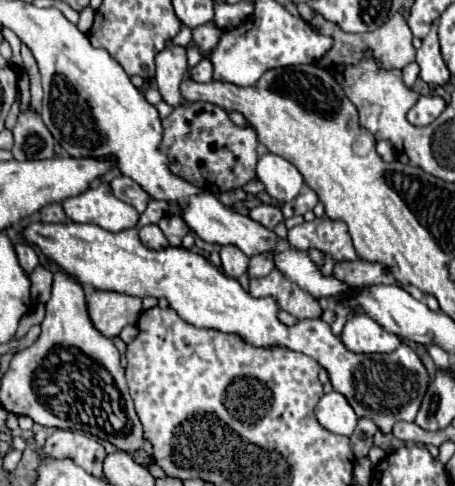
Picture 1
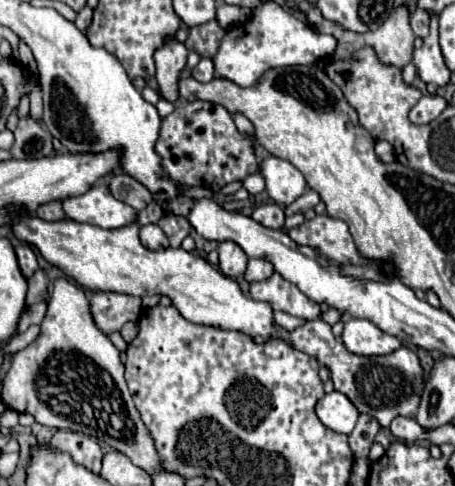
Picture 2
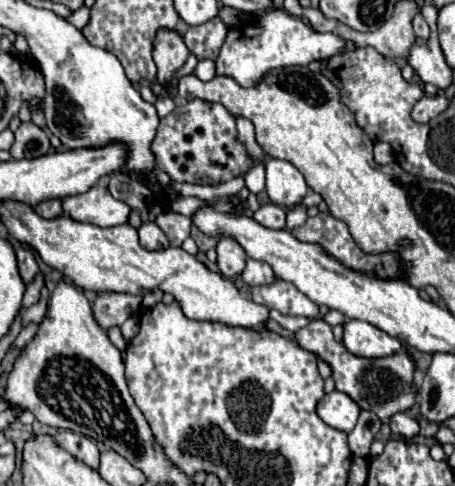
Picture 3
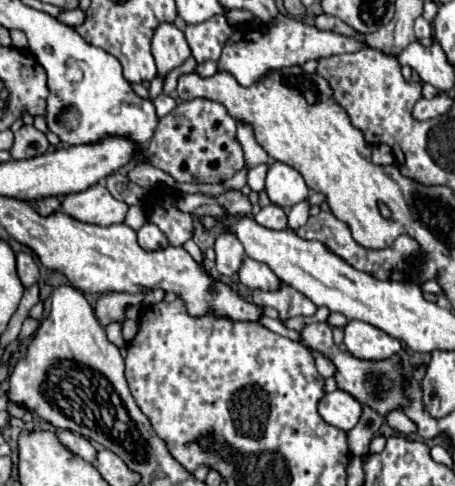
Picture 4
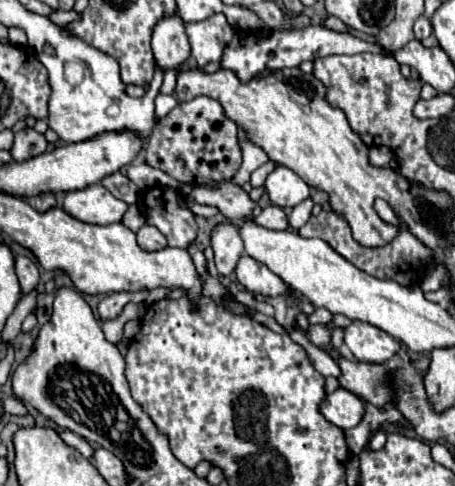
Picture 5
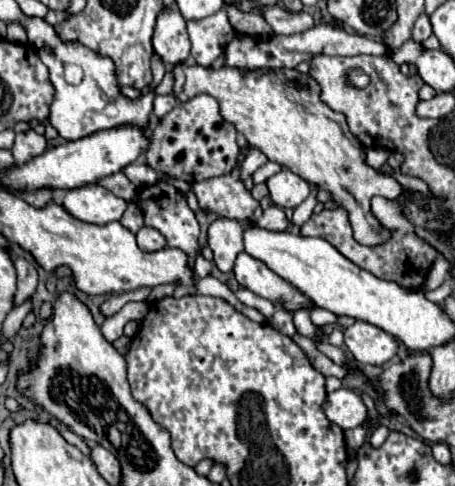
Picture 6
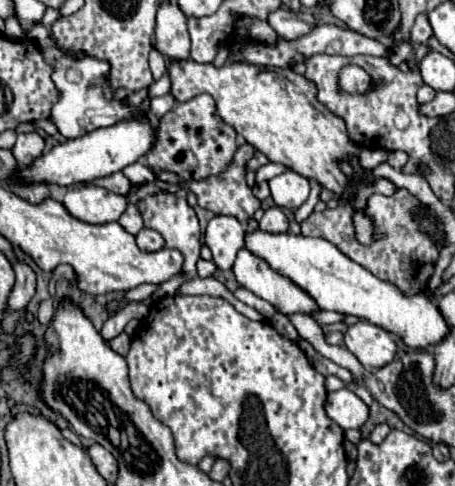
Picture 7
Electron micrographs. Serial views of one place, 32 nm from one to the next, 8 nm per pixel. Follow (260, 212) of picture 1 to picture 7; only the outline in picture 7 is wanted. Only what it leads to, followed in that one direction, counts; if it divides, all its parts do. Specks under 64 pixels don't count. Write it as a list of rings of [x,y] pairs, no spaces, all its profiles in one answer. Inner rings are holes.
[[[274,206],[274,208],[268,208],[260,220],[260,230],[264,232],[270,232],[270,234],[282,234],[288,230],[288,218],[286,214]]]

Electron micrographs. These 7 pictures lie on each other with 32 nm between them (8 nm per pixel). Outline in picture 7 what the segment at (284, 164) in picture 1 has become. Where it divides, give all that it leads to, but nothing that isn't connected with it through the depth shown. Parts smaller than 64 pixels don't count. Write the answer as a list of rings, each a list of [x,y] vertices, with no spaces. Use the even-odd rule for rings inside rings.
[[[286,170],[284,174],[272,178],[268,184],[270,184],[272,198],[280,208],[296,210],[306,202],[308,194],[310,194],[308,178],[300,176],[298,172],[292,172],[292,170]]]

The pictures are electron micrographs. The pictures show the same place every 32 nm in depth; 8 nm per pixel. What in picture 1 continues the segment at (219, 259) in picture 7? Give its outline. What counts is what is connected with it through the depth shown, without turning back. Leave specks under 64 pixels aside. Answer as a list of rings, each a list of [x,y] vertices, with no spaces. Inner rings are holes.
[[[220,246],[220,260],[222,260],[222,272],[232,278],[240,278],[248,270],[250,258],[240,252],[236,246]]]

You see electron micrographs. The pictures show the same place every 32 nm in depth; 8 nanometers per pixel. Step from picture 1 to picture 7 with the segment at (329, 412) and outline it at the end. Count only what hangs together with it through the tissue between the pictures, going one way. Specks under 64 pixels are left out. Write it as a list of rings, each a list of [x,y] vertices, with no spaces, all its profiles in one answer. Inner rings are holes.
[[[342,388],[328,394],[326,414],[342,430],[350,430],[350,428],[360,428],[366,424],[370,416],[370,408],[354,392],[350,392],[348,388]]]

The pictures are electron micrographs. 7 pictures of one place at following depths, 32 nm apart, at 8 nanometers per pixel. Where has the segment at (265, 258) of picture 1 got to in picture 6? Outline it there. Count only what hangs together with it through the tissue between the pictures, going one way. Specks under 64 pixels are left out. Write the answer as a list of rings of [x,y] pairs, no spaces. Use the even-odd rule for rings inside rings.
[[[241,252],[234,265],[234,274],[240,286],[248,288],[250,292],[266,298],[270,302],[280,302],[288,312],[296,310],[310,310],[314,308],[312,300],[304,296],[298,288],[288,284],[284,278],[276,276],[266,264],[256,260],[246,252]]]

